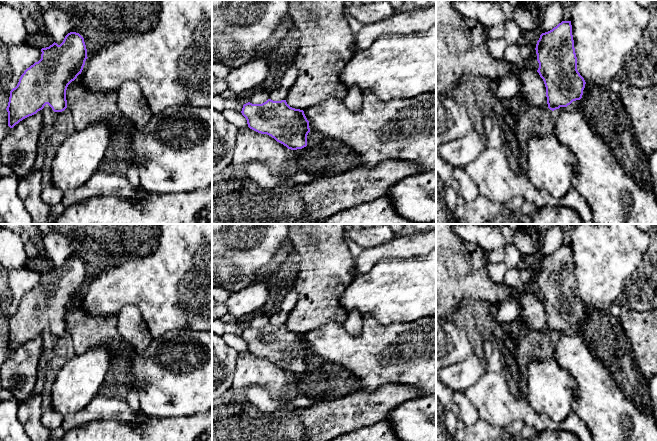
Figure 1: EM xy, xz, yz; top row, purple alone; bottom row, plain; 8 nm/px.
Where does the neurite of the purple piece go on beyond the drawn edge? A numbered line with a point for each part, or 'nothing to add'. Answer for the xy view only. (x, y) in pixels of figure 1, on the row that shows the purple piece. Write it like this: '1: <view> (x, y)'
nothing to add

